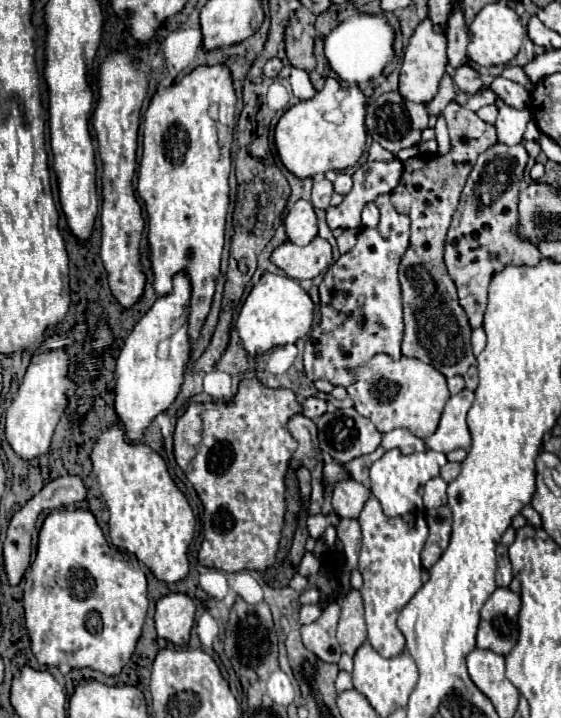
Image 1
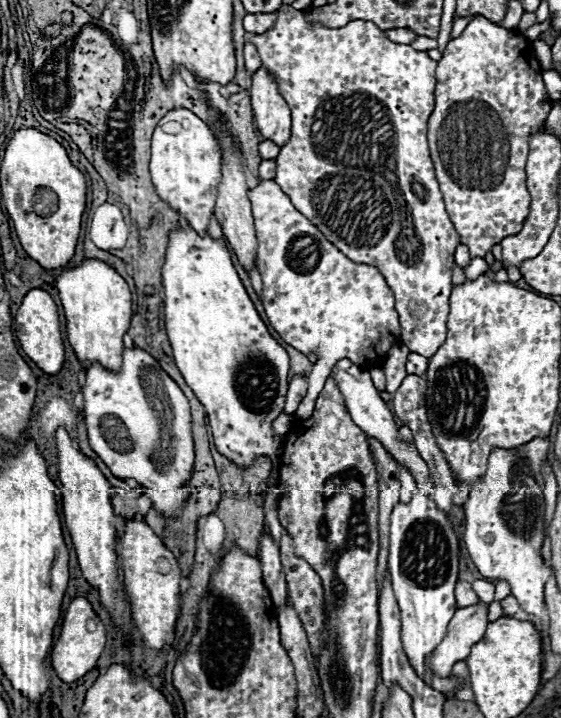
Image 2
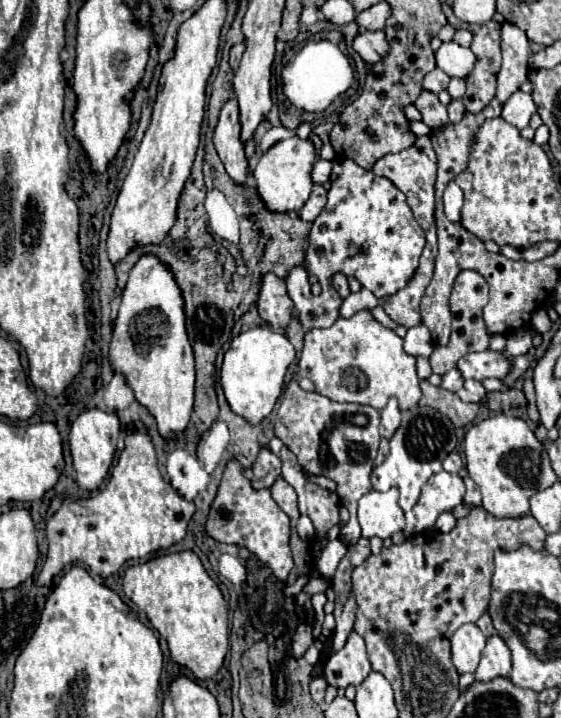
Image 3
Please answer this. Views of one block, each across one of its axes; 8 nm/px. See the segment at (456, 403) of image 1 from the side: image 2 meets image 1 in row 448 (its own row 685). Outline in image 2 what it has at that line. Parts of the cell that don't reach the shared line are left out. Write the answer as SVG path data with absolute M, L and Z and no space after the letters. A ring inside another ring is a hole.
M414 494L408 504L394 504L388 568L392 576L394 596L402 612L402 644L416 674L432 684L432 688L438 692L450 692L456 686L456 680L452 676L440 680L428 674L426 658L446 636L448 622L456 612L454 586L458 582L458 550L458 536L452 530L450 520L428 496Z

